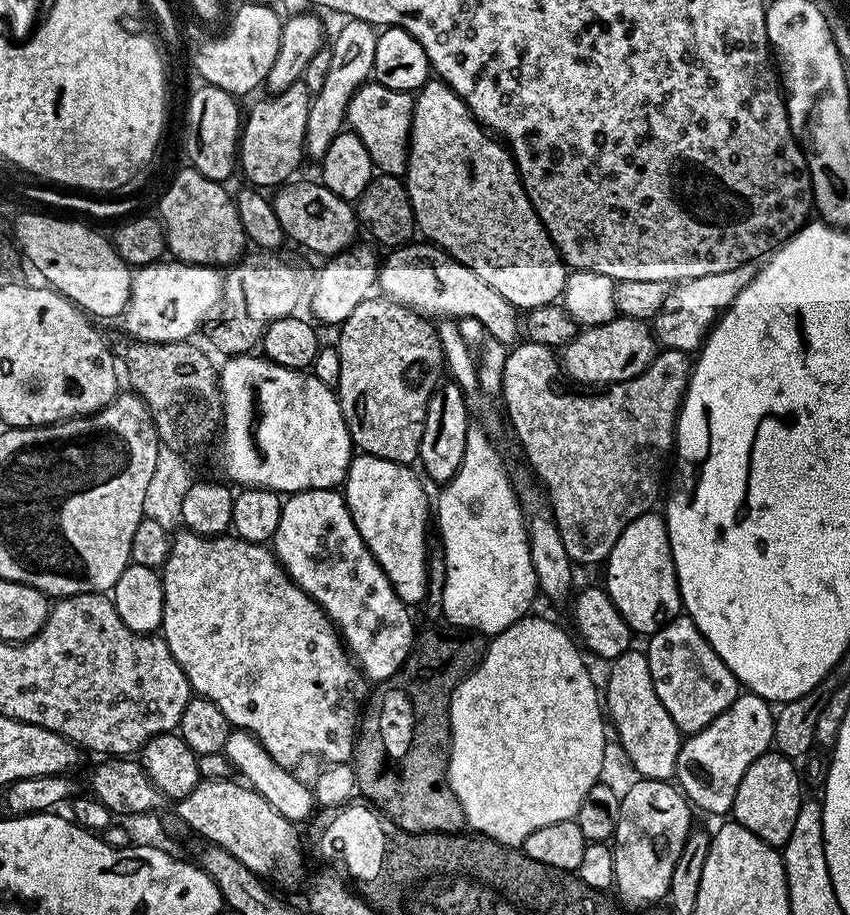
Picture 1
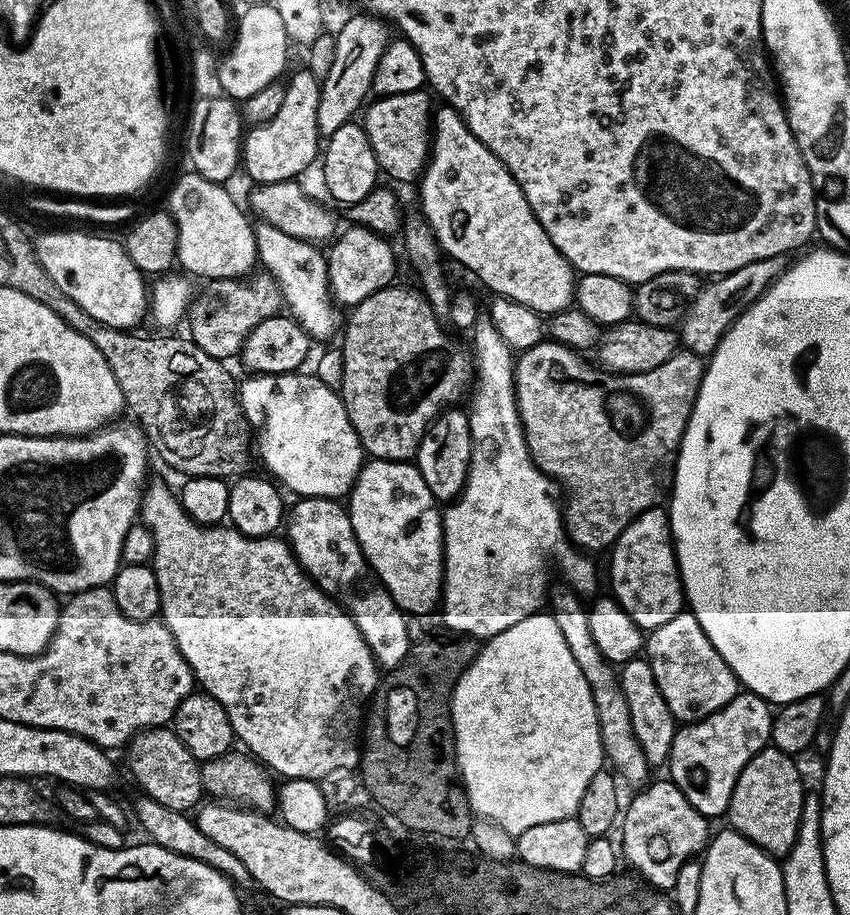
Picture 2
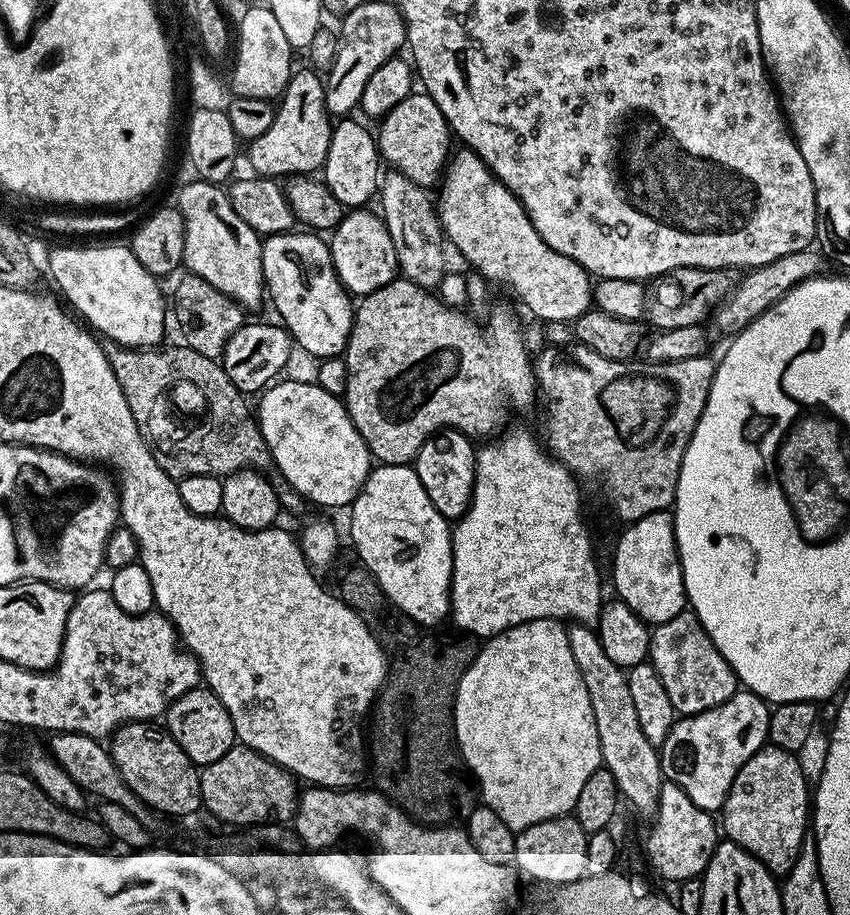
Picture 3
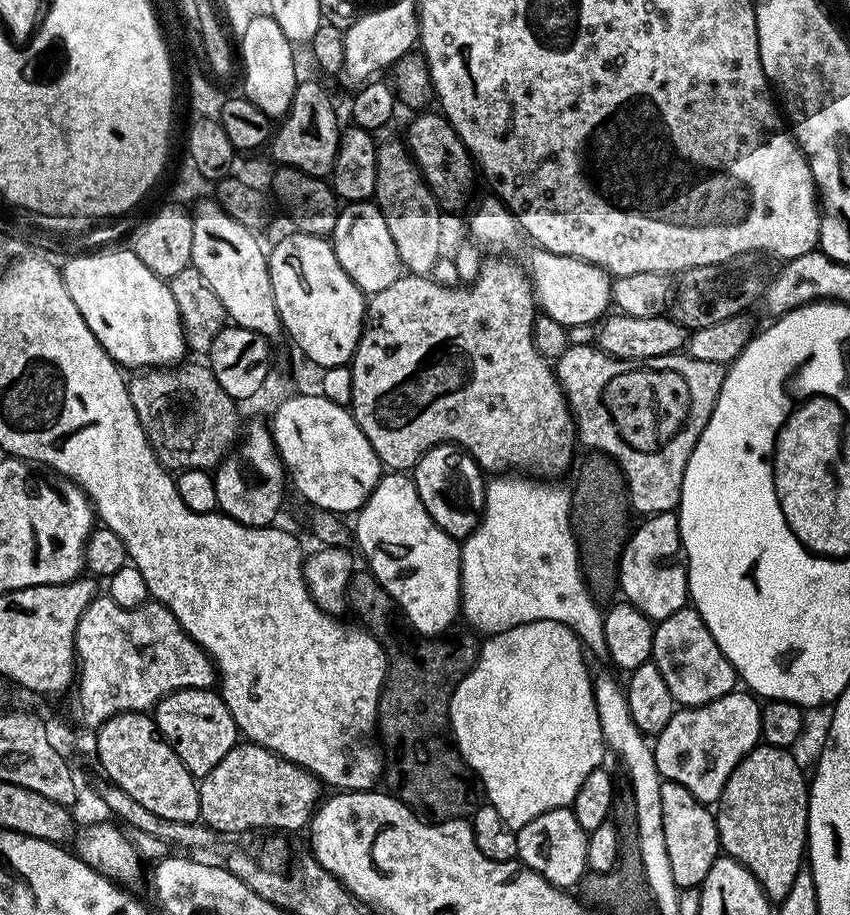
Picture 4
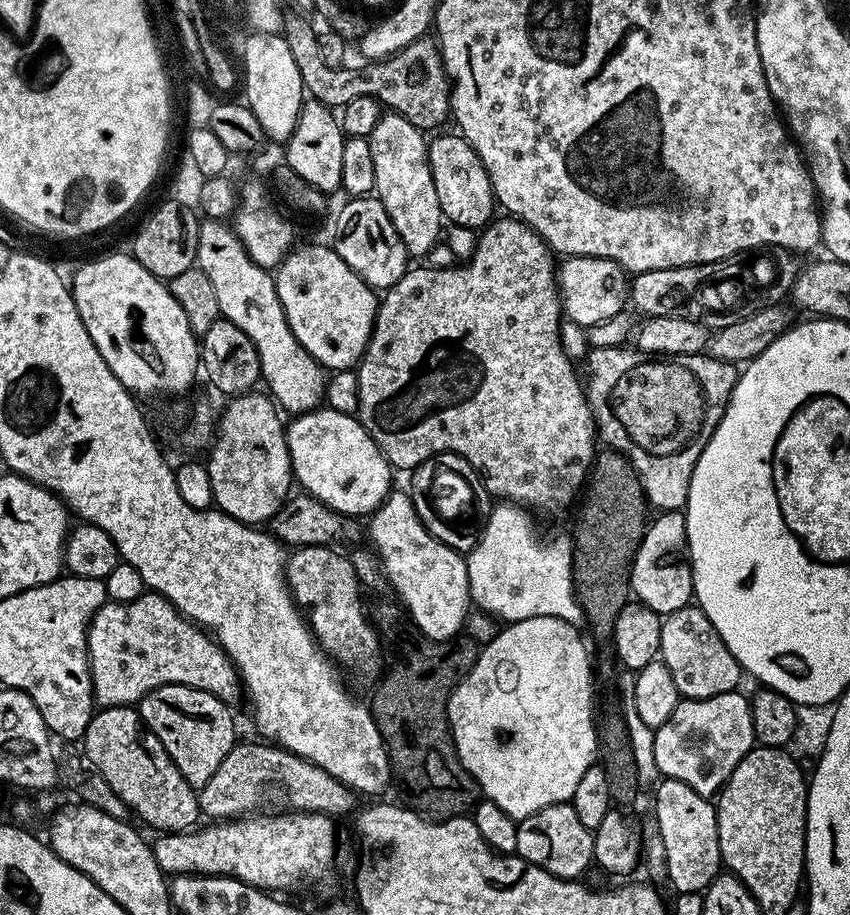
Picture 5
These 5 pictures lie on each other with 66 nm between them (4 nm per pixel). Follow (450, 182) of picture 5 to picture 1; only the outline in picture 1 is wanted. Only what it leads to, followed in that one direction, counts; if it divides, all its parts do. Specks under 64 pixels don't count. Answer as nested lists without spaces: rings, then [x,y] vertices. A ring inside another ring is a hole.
[[[365,82],[350,98],[347,127],[366,146],[377,173],[403,177],[408,171],[408,145],[412,139],[412,115],[416,105],[413,93],[390,90],[375,82]]]

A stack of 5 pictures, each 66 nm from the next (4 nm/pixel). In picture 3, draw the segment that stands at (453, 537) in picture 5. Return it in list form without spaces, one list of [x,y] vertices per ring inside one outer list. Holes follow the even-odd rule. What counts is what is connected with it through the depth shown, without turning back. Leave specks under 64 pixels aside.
[[[443,428],[435,432],[418,450],[414,467],[418,478],[422,478],[422,486],[426,486],[426,494],[430,494],[430,502],[434,502],[438,514],[442,514],[455,522],[460,519],[472,503],[472,487],[476,481],[476,453],[472,448],[473,441],[459,432],[457,428]]]

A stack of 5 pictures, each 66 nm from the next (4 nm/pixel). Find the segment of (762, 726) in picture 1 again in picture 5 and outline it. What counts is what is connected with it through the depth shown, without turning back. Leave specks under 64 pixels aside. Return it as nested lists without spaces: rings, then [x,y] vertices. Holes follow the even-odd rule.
[[[737,690],[718,694],[714,698],[702,698],[701,700],[681,699],[680,705],[662,722],[660,728],[655,729],[654,738],[654,762],[657,773],[669,780],[681,780],[686,782],[698,794],[709,798],[715,797],[724,787],[734,766],[742,762],[742,758],[754,746],[756,735],[754,734],[754,722],[752,721],[752,706],[747,695]]]

